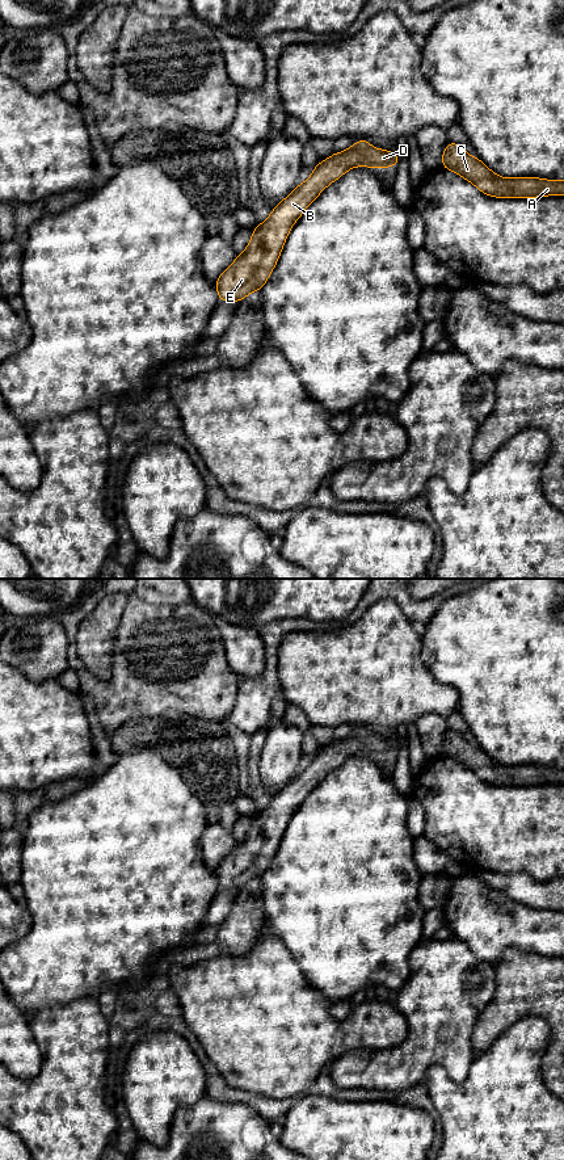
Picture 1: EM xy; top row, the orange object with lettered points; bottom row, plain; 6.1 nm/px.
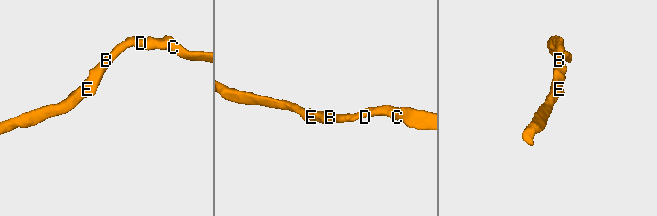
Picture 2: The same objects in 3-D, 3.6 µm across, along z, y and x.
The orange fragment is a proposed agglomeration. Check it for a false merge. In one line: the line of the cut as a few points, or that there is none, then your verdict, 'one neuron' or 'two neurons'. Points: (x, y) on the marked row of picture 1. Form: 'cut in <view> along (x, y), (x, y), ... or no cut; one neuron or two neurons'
no cut; one neuron

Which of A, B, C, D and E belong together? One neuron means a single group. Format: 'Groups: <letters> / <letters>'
Groups: A B C D E

